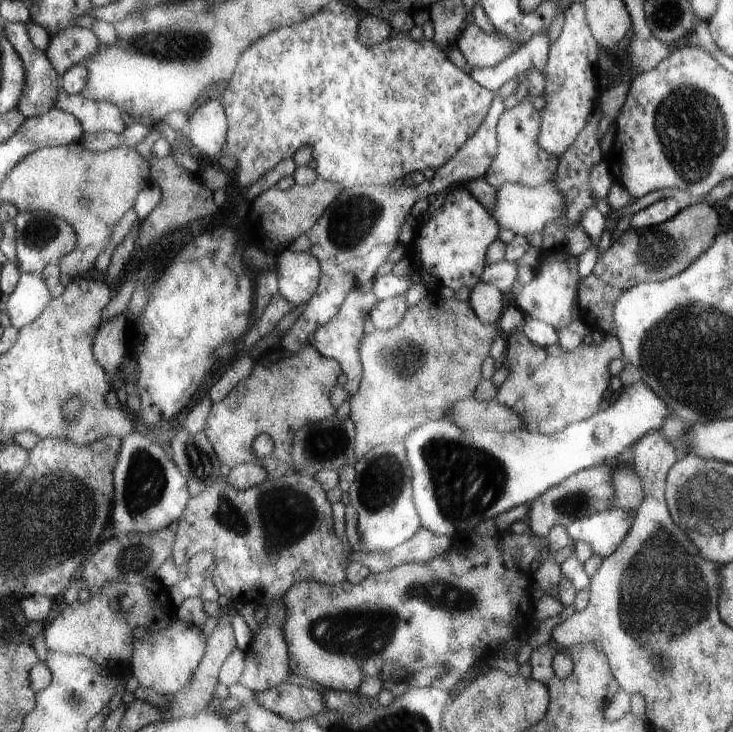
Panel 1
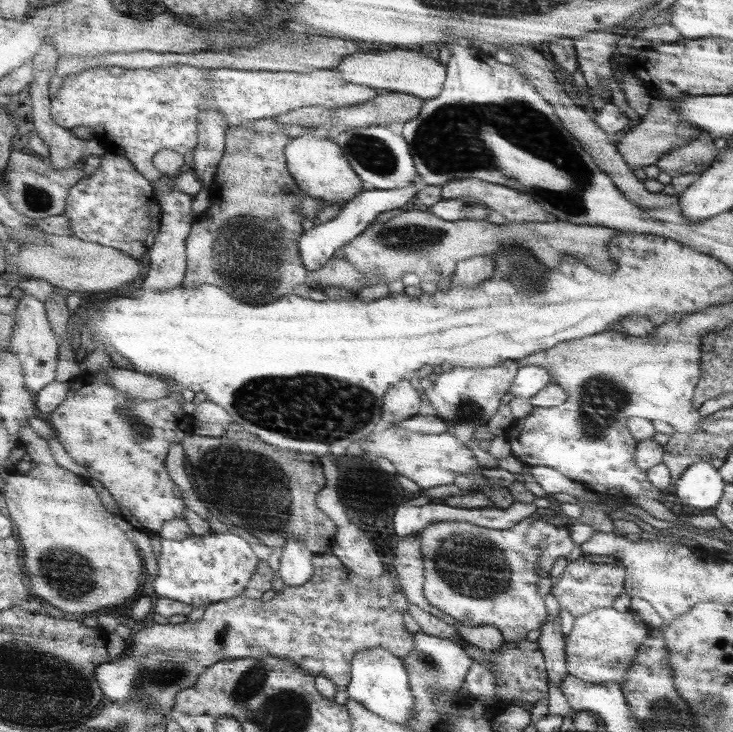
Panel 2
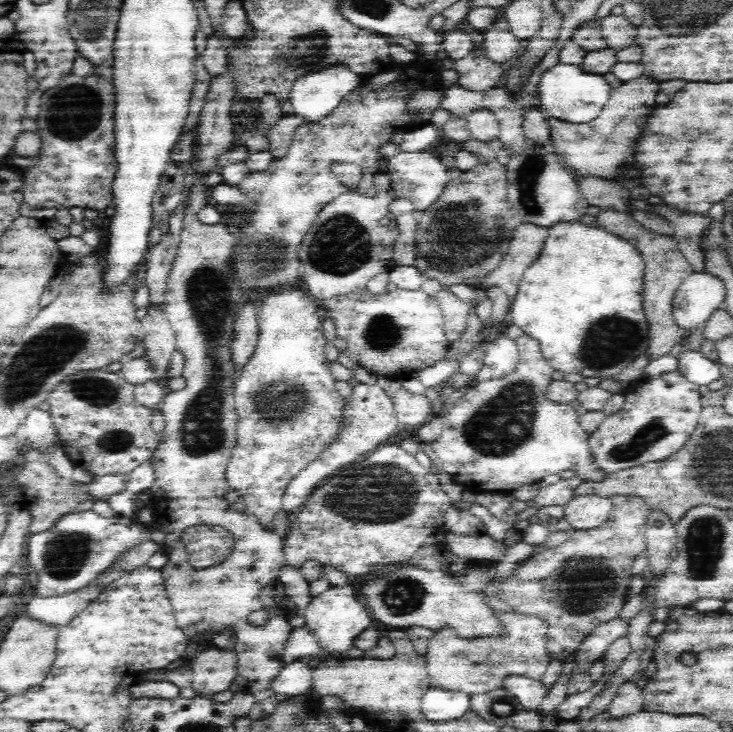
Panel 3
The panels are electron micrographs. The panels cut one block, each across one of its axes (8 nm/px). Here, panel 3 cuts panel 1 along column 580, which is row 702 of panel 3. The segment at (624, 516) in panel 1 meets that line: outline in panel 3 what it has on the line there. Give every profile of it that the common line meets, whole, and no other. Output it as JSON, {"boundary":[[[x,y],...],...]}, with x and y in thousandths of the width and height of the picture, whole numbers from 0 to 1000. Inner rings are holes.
{"boundary":[[[693,921],[688,926],[688,943],[701,948],[718,973],[734,973],[737,962],[748,951],[748,943],[742,940],[739,932],[709,921]]]}

